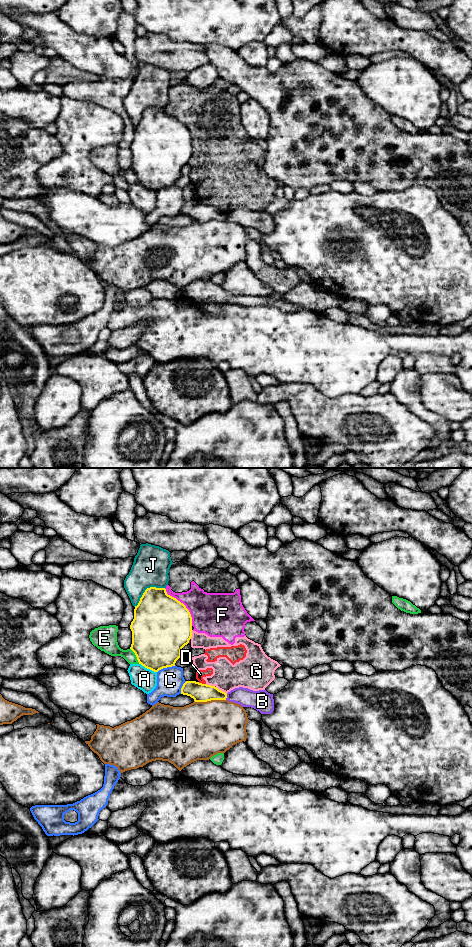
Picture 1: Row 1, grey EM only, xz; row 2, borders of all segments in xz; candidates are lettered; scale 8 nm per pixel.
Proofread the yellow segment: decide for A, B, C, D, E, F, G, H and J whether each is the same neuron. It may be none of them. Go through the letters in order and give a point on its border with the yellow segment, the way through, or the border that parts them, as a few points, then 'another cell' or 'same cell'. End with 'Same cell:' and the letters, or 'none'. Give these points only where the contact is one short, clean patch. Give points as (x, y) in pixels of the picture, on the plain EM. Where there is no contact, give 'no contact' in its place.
A: meets yellow in xz at (148, 188); another cell
B: meets yellow in xz at (226, 216); border along xz (227, 213), (225, 219); another cell
C: meets yellow in xz at (166, 187); another cell
D: meets yellow in xz at (201, 203); border along xz (198, 202), (205, 204); another cell
E: meets yellow in xz at (136, 176); another cell
F: meets yellow in xz at (183, 124); another cell
G: meets yellow in xz at (220, 210); another cell
H: meets yellow in xz at (209, 220); another cell
J: meets yellow in xz at (146, 109); another cell
Same cell: none

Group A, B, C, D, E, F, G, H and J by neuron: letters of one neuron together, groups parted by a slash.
A / B / C / D F G / E / H / J

